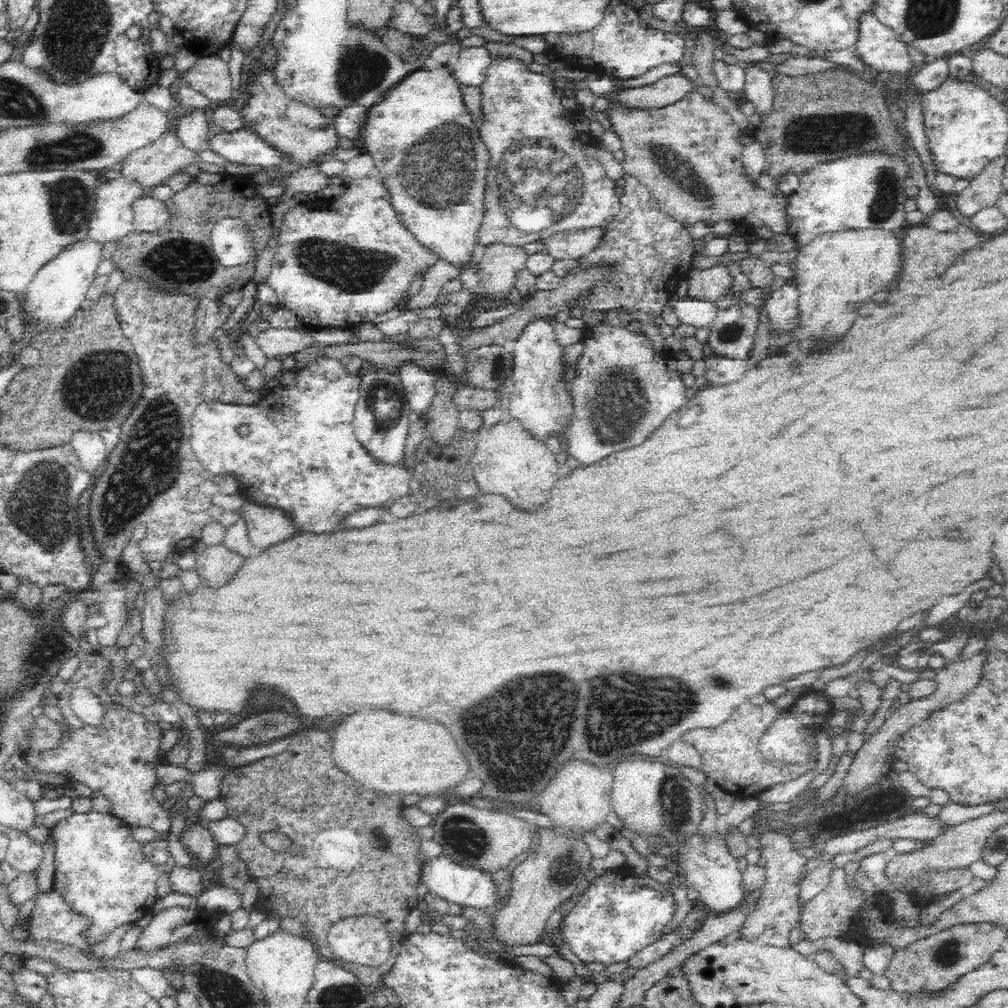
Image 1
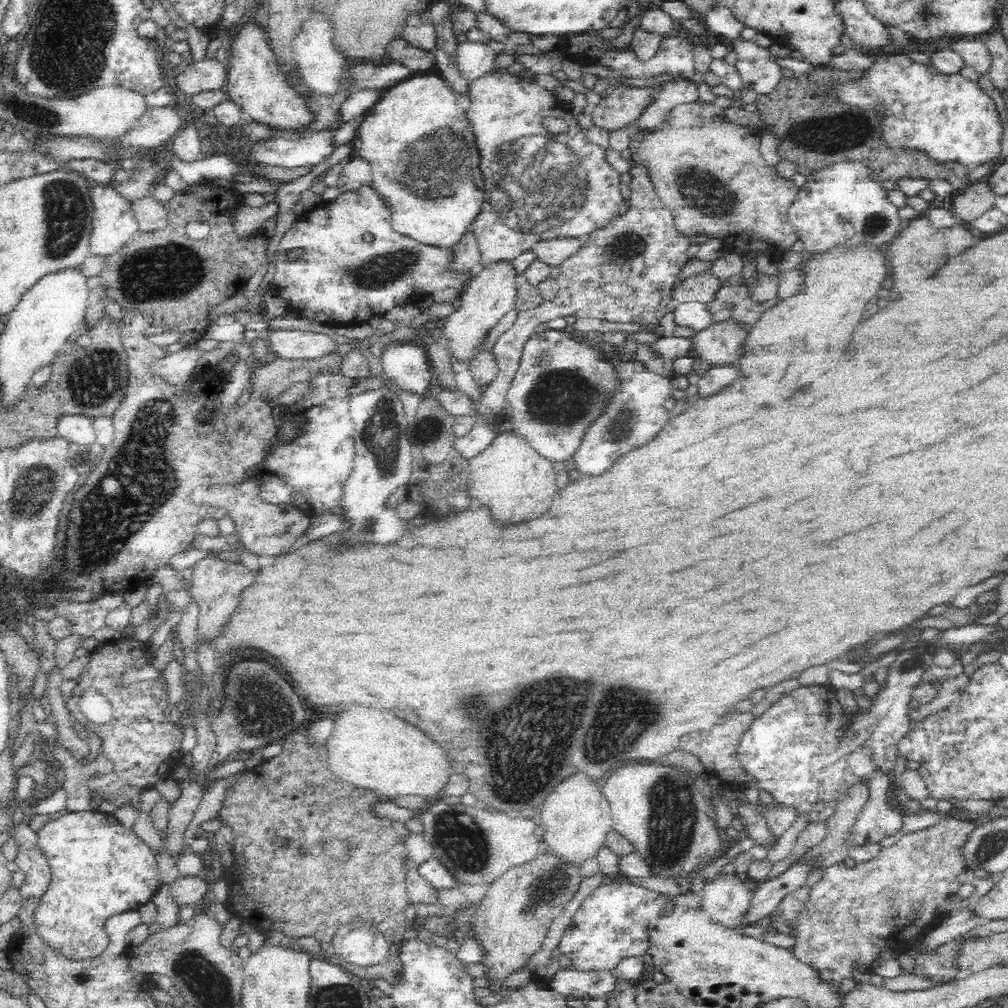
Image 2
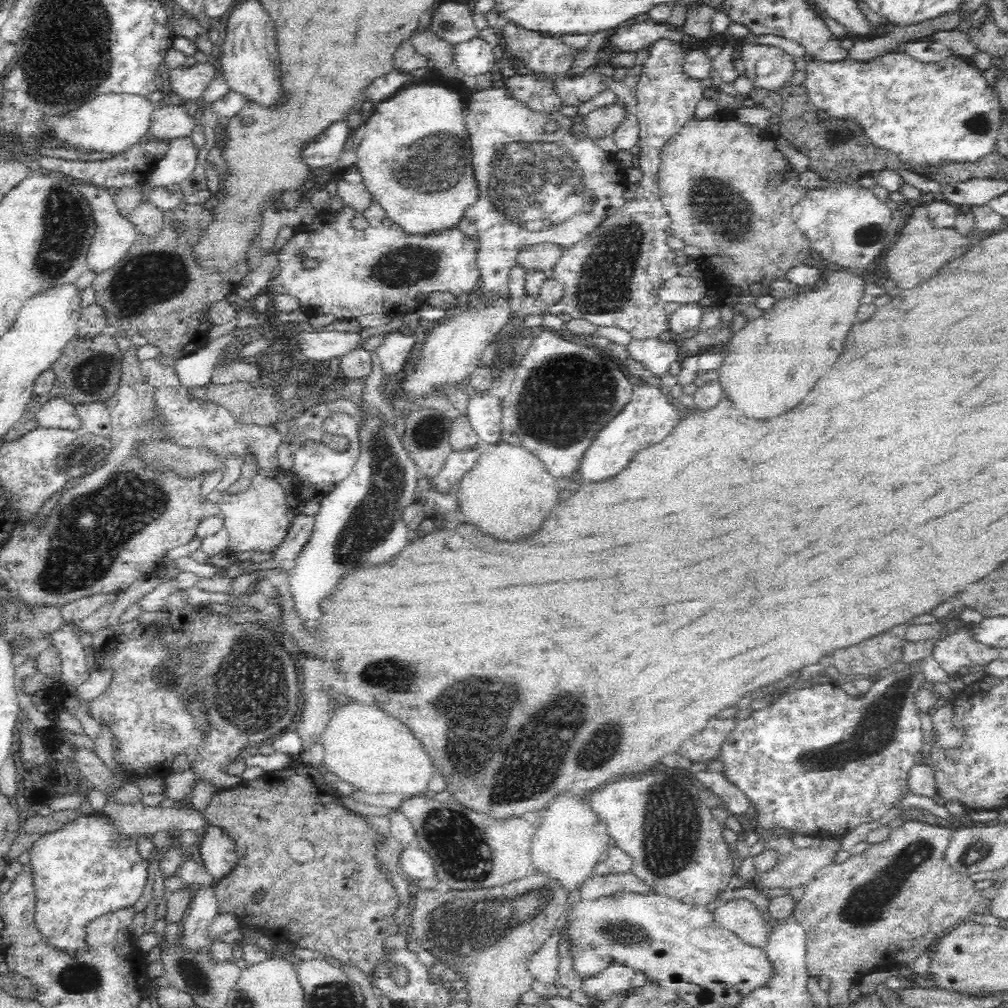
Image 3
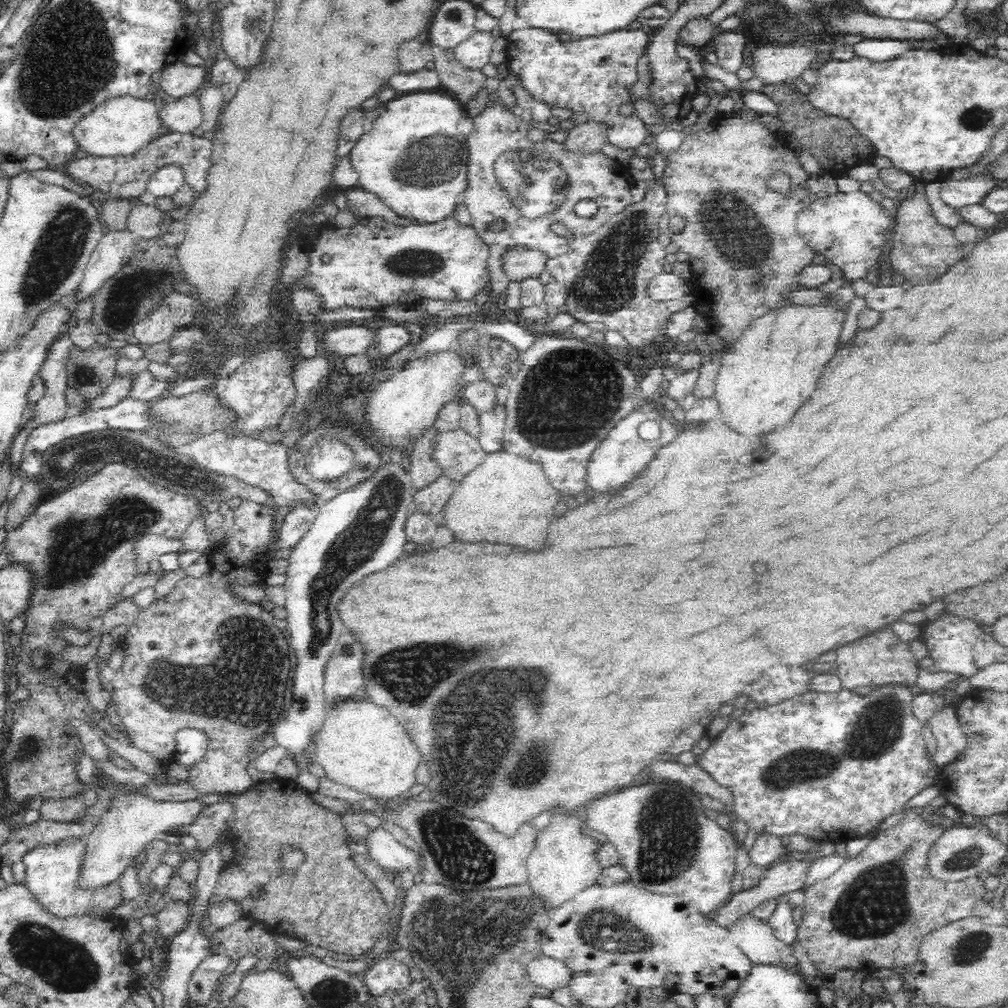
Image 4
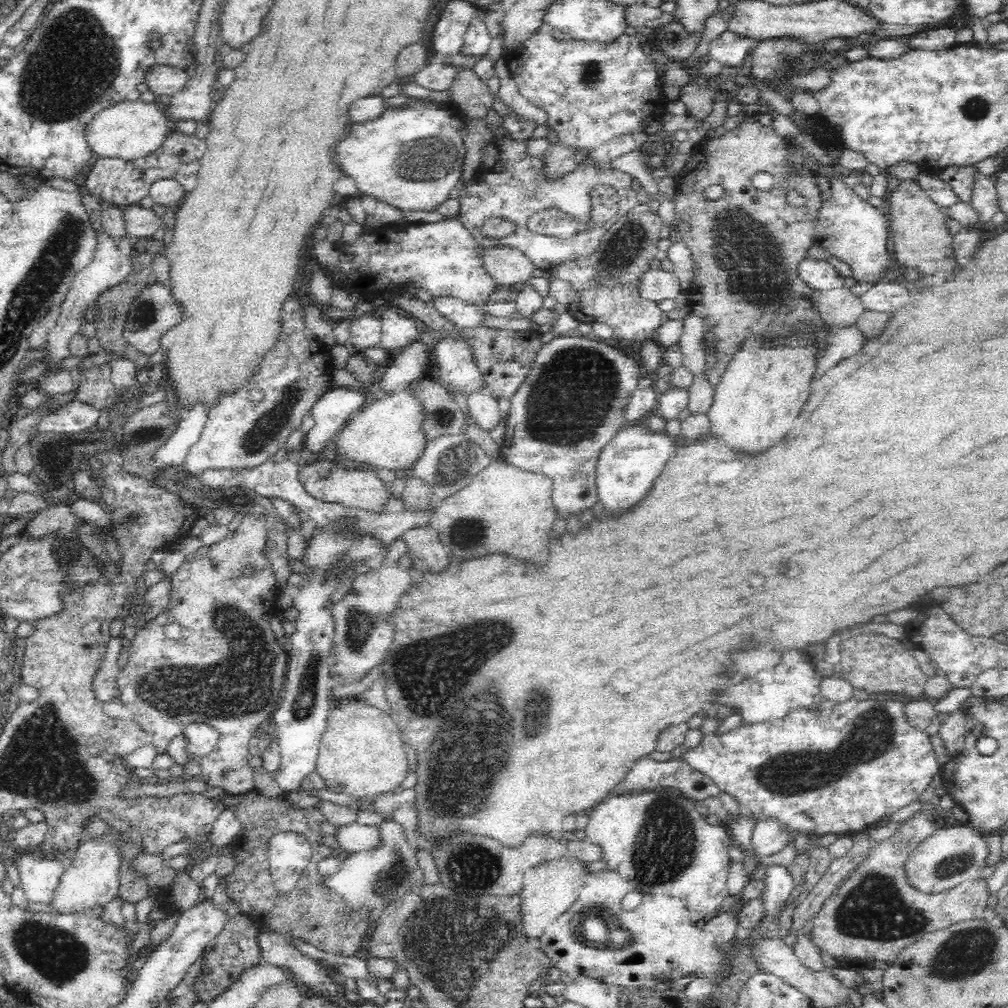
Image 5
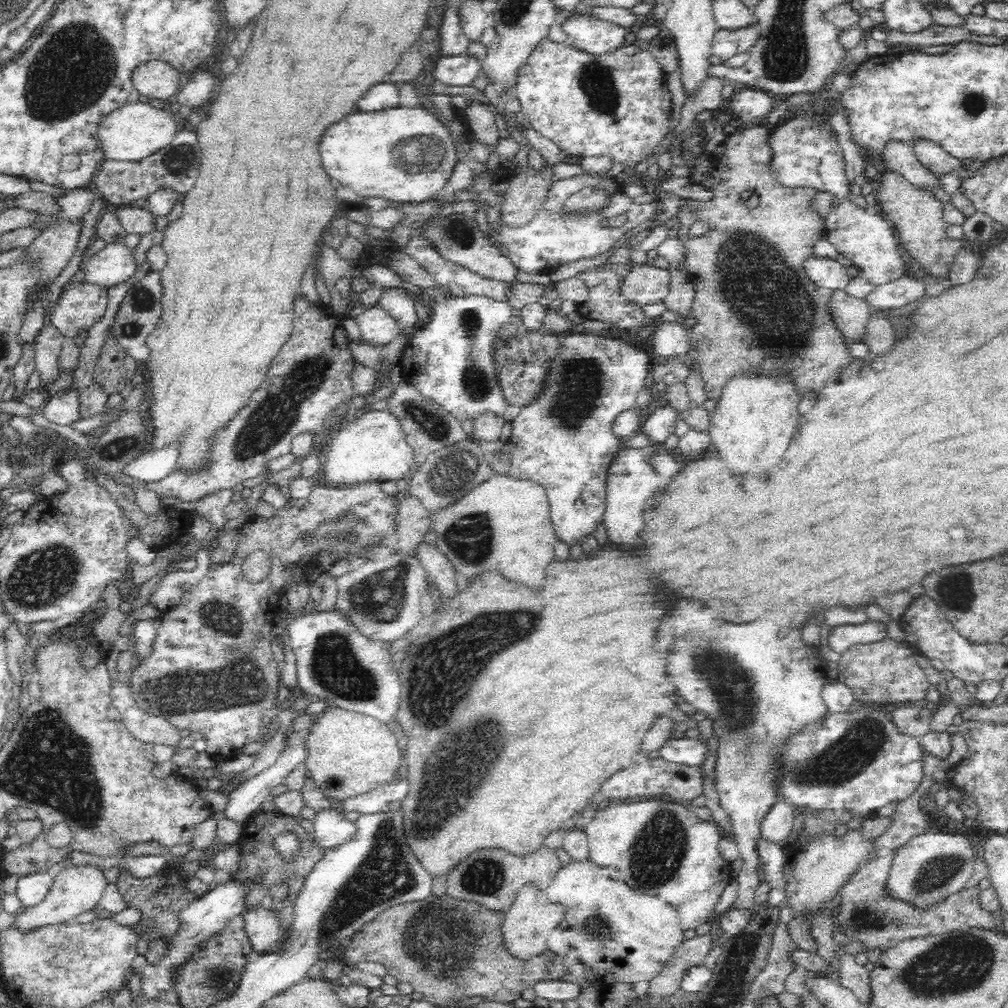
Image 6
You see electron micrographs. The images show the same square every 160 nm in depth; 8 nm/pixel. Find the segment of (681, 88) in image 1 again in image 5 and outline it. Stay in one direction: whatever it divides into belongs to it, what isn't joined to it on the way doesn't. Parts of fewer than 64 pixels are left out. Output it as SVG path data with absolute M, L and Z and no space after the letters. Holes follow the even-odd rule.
M558 142L550 145L548 150L544 152L547 166L546 173L550 177L560 178L566 173L576 170L580 162L592 154L591 148L575 148L569 144Z

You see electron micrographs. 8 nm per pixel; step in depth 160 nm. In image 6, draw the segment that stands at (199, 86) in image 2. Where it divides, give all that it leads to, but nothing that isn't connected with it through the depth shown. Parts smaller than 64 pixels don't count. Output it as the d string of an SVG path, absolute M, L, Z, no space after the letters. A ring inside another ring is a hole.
M152 59L140 64L132 72L132 86L140 94L150 98L174 98L187 75L176 70L170 63Z

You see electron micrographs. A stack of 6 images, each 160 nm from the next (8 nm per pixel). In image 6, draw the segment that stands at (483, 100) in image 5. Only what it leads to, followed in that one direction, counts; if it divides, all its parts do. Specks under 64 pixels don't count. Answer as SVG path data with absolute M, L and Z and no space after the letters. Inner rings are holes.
M474 96L467 100L467 105L463 109L466 122L468 122L476 140L481 144L494 146L496 149L500 136L494 115L488 110L488 104L484 104L482 100L478 100Z

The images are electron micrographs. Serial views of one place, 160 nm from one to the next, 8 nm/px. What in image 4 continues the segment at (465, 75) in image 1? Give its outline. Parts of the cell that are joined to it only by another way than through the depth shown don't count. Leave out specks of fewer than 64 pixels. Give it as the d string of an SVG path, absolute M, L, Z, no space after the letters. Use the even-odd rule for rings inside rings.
M474 32L453 48L457 62L466 70L481 70L490 62L494 40L490 32Z

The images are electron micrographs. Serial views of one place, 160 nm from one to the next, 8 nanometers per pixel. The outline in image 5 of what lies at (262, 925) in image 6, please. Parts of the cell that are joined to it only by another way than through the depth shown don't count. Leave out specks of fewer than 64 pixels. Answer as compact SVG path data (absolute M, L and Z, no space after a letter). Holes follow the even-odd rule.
M260 930L259 943L262 960L286 969L290 980L306 986L314 998L330 1001L342 995L338 982L328 971L318 966L316 960L303 955L287 937L275 931Z

